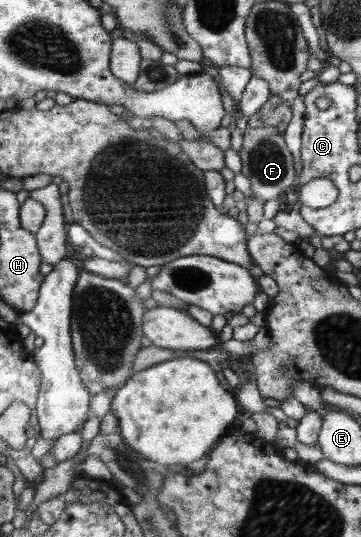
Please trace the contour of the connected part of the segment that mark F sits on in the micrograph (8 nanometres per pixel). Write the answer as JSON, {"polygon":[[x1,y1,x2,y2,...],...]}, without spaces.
{"polygon":[[244,125,243,134,242,147,239,151,242,162,241,174,250,180,253,196,265,201,278,198,282,192,288,191,295,180,292,153,286,146,283,132,274,126]]}

